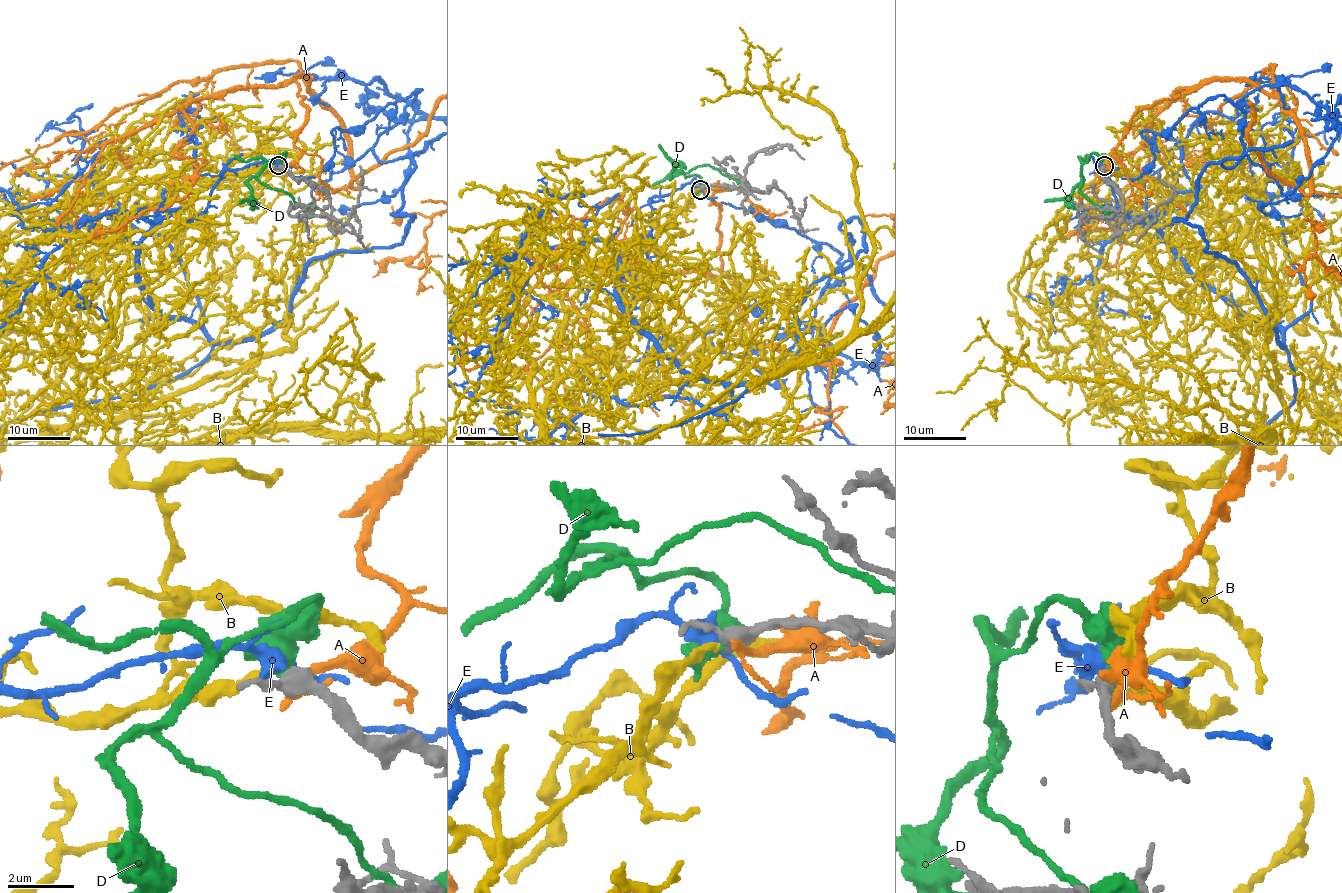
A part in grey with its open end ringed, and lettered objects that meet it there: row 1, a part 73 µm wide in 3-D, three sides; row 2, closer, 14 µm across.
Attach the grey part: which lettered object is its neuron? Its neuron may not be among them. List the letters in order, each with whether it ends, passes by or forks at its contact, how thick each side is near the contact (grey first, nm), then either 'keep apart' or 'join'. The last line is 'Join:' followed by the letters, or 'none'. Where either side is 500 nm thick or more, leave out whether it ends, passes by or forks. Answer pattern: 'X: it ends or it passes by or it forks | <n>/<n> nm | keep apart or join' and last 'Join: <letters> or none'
A: it passes by | 440/220 nm | keep apart
B: it passes by | 400/170 nm | join
D: it ends | 420/380 nm | keep apart
E: it passes by | 440/440 nm | keep apart
Join: B

